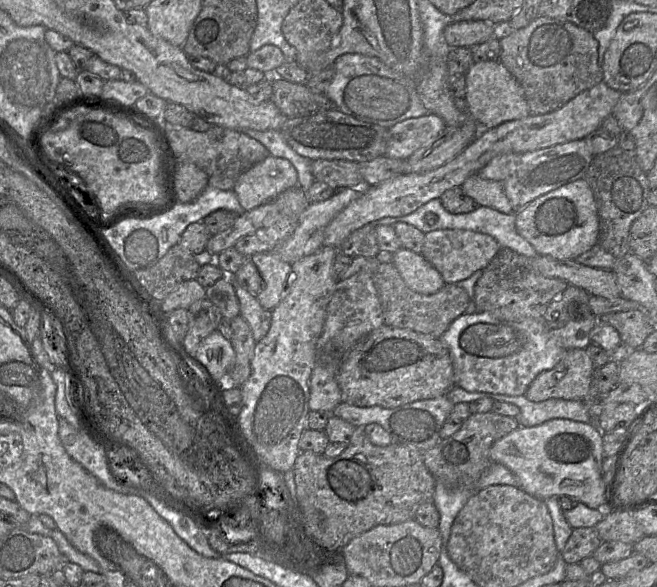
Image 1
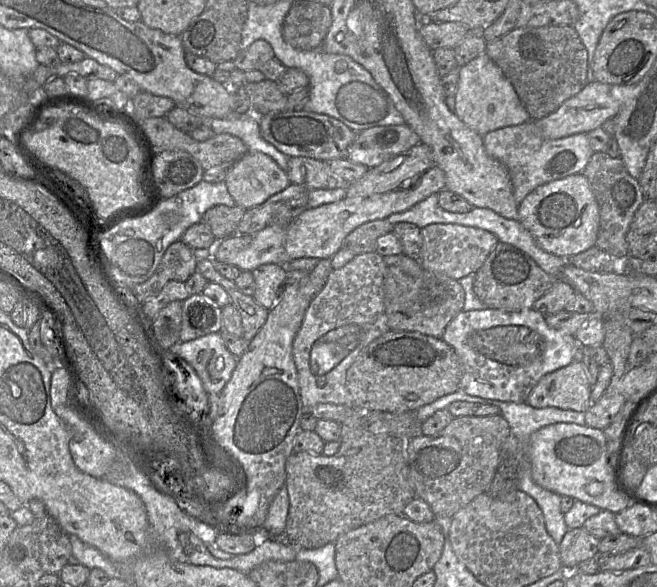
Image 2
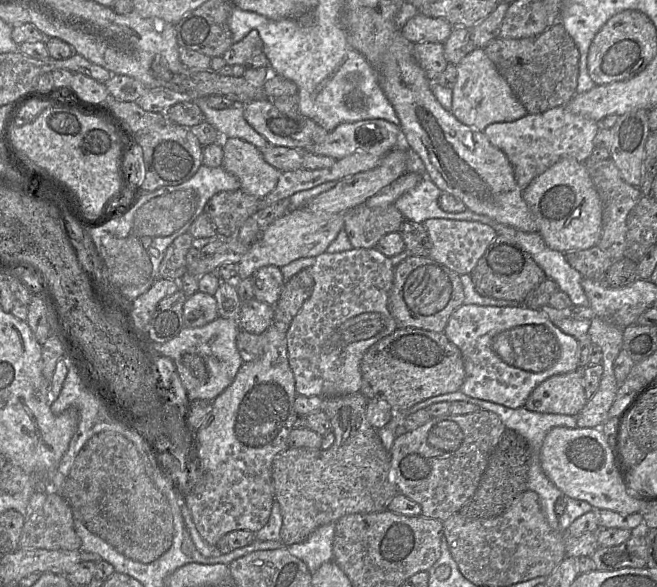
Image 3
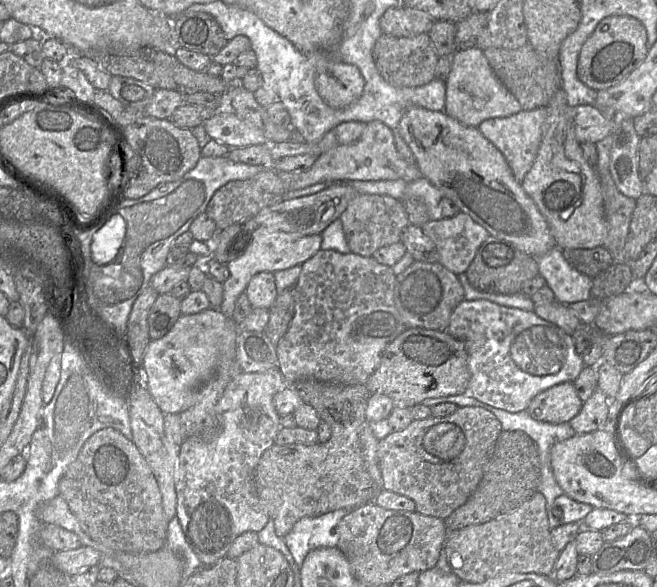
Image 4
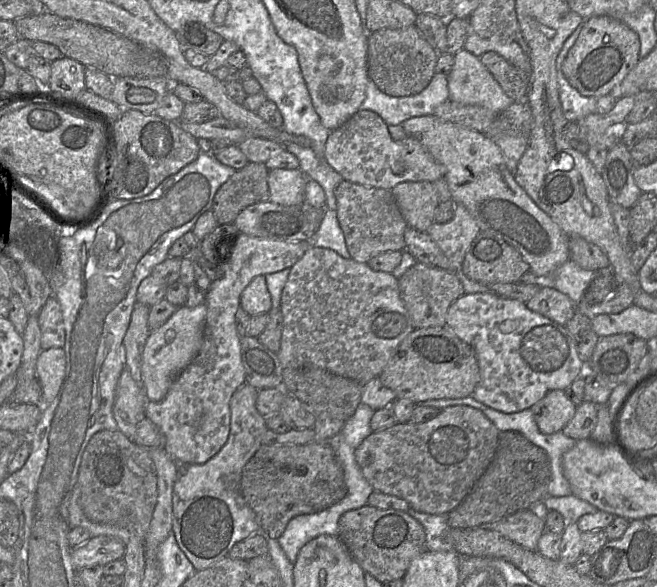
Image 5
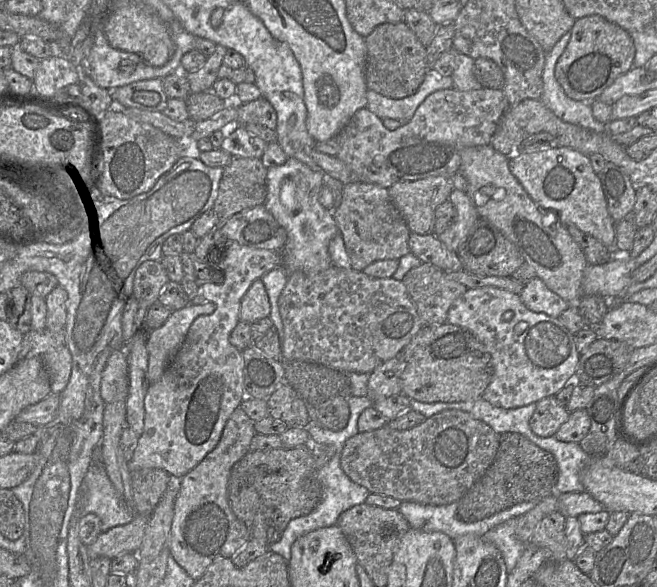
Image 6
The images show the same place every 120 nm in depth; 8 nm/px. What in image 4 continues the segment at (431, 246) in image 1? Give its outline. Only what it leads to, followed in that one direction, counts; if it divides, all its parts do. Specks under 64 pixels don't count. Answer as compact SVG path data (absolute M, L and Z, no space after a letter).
M462 211L451 218L429 220L421 228L435 244L438 262L456 275L465 273L478 248L490 235Z

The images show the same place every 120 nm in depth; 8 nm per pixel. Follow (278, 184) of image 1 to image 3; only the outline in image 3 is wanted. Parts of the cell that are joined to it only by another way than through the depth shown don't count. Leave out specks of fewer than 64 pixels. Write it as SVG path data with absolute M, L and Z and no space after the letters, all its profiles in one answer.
M222 138L223 168L238 178L241 189L264 198L277 185L280 171L265 161L253 144L238 138Z

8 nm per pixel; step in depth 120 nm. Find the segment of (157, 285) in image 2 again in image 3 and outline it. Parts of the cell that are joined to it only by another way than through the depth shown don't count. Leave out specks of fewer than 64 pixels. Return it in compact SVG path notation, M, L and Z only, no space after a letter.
M187 232L170 244L160 264L160 278L178 280L187 273L186 255L192 247L193 239L191 234Z

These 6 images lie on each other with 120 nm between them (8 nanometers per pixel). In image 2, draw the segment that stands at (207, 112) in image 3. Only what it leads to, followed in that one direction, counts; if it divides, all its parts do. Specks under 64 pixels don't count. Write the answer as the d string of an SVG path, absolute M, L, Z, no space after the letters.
M250 110L246 113L233 113L227 117L209 118L206 123L214 134L228 133L241 139L250 150L273 157L282 167L287 167L289 157L264 138L260 131L258 115Z

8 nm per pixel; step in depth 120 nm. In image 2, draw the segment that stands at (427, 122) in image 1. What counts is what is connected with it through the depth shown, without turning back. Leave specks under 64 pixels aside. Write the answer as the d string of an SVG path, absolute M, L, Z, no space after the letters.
M405 123L374 126L357 131L346 156L371 168L420 143L419 136Z

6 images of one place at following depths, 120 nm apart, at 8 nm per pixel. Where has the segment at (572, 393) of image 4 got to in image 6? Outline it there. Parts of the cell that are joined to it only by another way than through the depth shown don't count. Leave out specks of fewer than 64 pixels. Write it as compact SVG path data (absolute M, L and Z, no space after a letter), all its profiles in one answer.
M555 396L536 402L533 415L529 420L532 432L539 437L552 437L569 418L570 411Z

